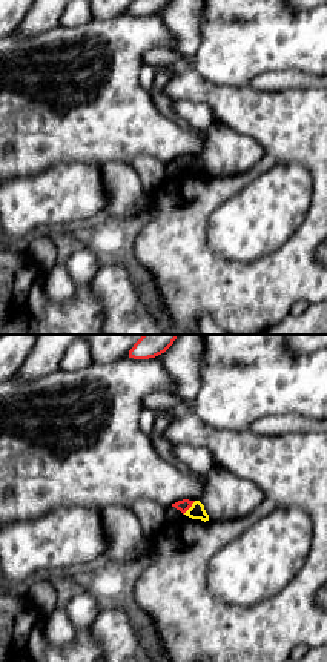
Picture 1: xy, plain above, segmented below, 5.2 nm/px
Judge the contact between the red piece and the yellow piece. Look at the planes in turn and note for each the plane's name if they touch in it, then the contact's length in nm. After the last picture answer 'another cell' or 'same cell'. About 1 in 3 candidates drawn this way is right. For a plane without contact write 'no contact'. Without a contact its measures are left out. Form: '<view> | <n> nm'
xy | 100 nm

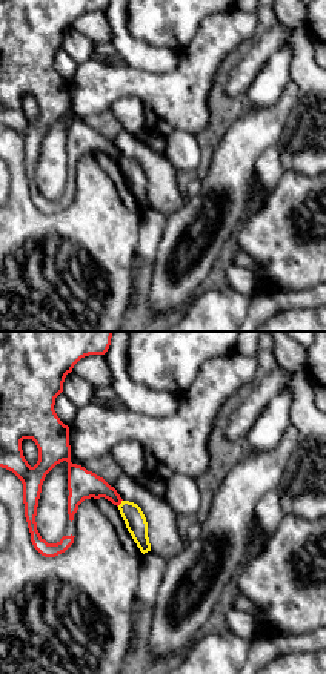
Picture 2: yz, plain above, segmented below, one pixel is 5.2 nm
yz | 50 nm

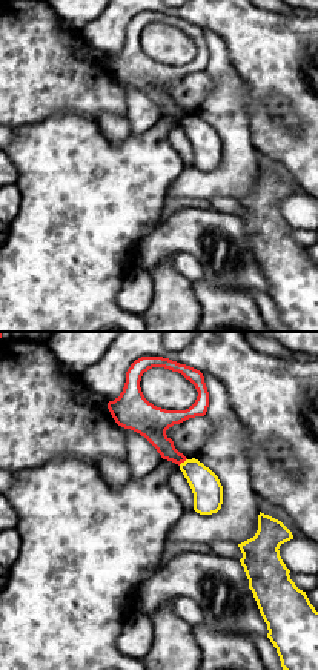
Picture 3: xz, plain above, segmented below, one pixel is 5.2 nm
xz | 60 nm

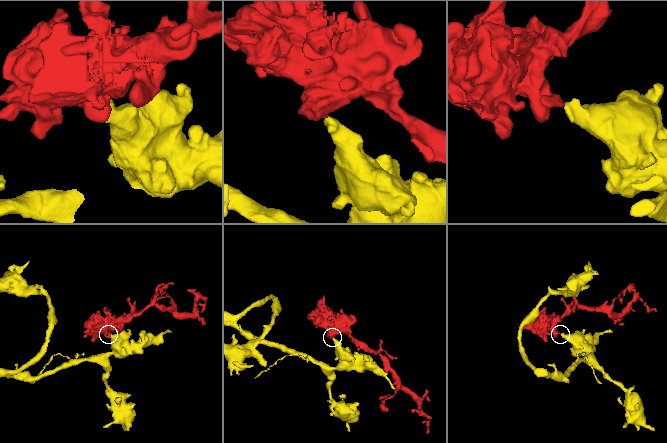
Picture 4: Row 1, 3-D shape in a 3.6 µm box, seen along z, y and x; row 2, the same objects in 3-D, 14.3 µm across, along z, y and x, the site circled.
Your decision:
another cell

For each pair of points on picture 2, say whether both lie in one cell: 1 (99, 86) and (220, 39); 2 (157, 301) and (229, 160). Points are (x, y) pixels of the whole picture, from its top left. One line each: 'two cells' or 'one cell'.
1: one cell
2: one cell

